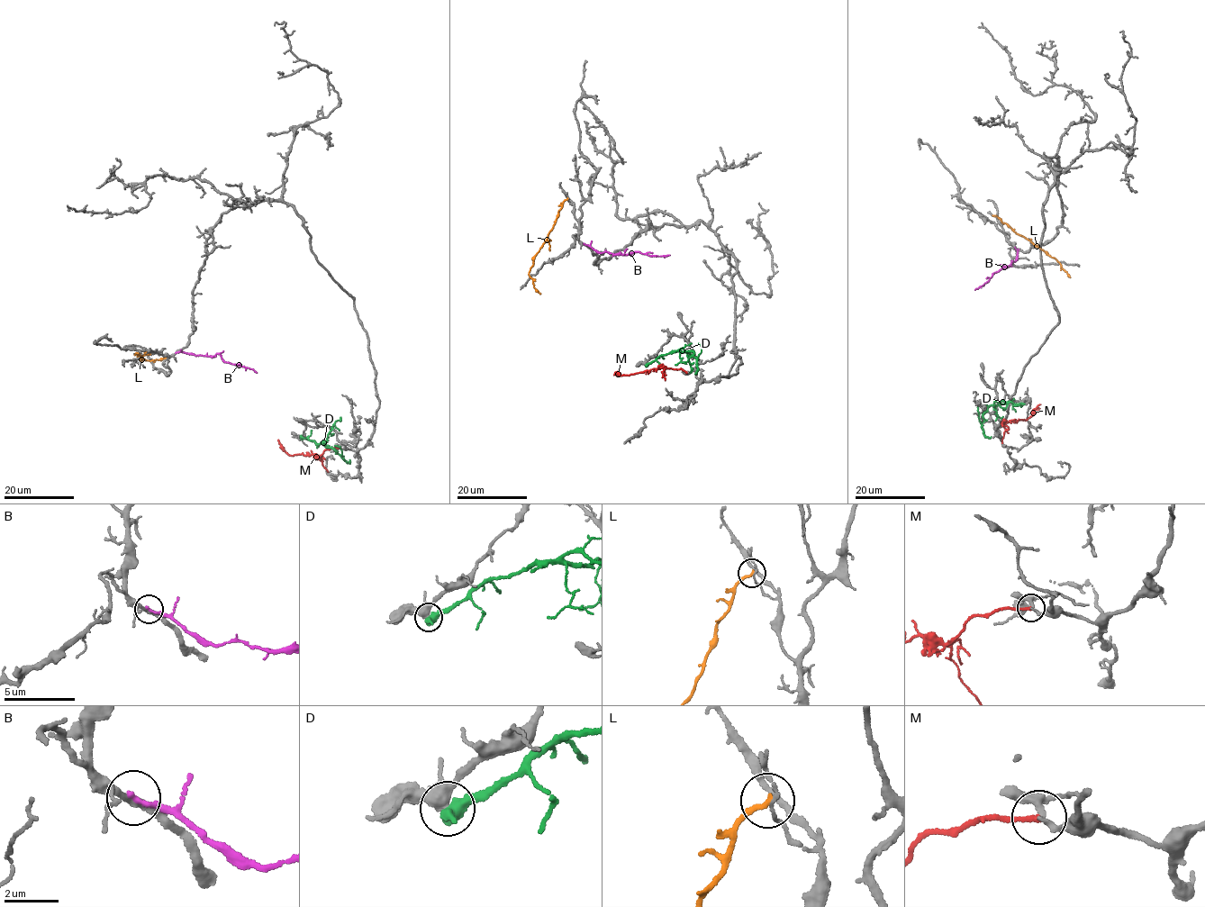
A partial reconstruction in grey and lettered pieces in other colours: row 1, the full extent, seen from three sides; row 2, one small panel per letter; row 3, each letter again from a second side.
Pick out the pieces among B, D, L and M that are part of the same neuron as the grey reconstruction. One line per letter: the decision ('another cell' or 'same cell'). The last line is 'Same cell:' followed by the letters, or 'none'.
B: another cell
D: another cell
L: another cell
M: another cell
Same cell: none

